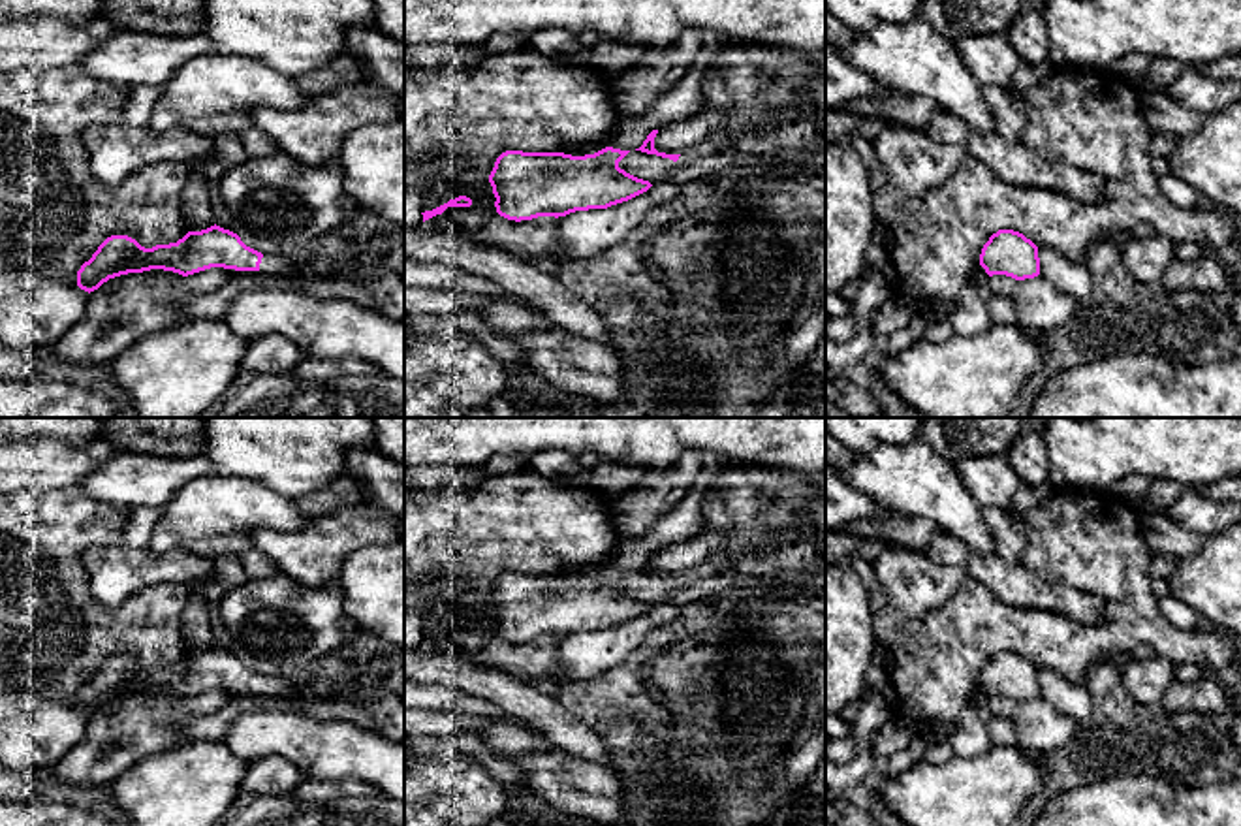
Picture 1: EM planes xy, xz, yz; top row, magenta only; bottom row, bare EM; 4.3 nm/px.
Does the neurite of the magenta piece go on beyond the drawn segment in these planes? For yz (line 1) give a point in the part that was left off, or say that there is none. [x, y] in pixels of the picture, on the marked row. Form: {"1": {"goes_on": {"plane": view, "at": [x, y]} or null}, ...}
{"1": {"goes_on": null}}

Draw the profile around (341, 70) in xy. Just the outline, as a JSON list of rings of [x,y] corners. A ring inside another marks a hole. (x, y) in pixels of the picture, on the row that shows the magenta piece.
[[[346,51],[331,58],[323,68],[293,79],[299,92],[306,98],[322,96],[340,88],[342,85],[363,81],[367,81],[365,70]]]

